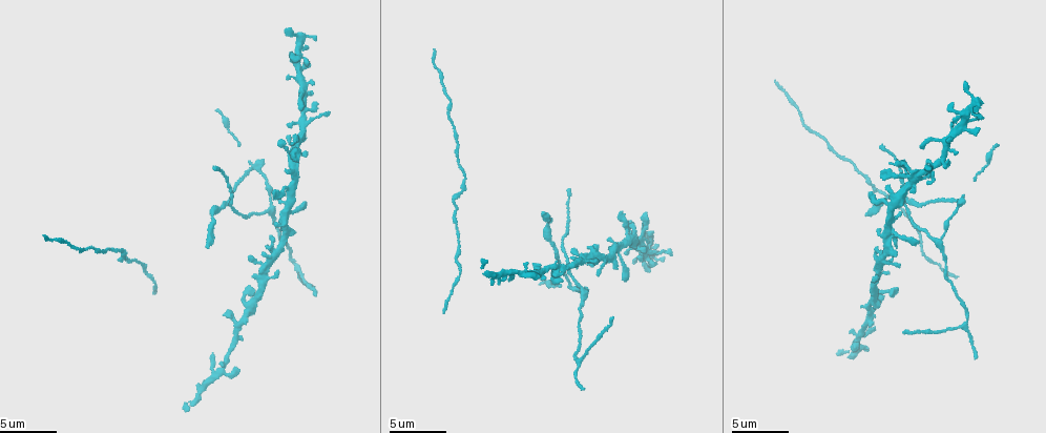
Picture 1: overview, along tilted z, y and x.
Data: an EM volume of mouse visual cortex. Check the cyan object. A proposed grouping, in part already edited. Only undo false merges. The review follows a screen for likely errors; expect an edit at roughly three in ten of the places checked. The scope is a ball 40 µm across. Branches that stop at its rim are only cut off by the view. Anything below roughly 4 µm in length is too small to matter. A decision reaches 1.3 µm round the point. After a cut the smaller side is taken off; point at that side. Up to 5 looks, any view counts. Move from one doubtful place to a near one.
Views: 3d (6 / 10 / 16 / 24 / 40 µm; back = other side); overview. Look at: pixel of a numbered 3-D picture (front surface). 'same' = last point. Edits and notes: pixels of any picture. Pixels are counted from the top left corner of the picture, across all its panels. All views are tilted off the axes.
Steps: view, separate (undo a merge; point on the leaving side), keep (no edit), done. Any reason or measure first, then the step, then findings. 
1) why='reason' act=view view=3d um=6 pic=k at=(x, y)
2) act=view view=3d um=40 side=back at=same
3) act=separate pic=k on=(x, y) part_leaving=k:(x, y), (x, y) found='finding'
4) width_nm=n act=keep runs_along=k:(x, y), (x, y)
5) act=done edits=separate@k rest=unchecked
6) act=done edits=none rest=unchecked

act=view view=3d um=6 pic=1 at=(249, 168)

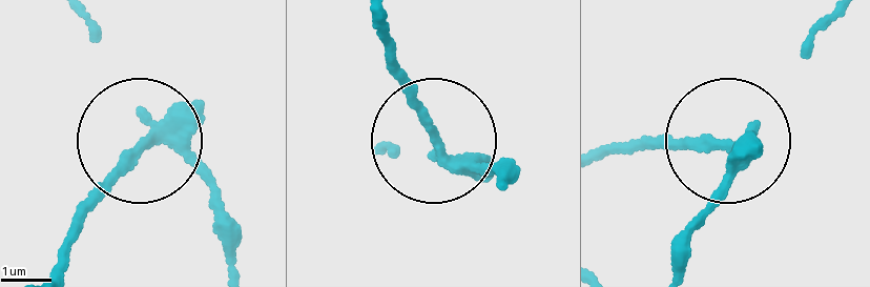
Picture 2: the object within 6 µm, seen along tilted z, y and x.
width_nm=230 act=separate pic=2 on=(118, 166) found='a second cell is stuck on'

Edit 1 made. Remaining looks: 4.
why='three-way junction' act=view view=3d um=10 pic=1 at=(935, 244)

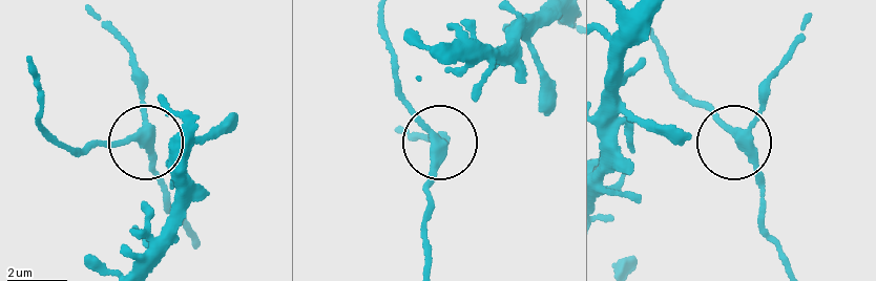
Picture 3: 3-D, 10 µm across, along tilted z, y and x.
act=view view=3d um=10 side=back pic=3 at=(433, 143)

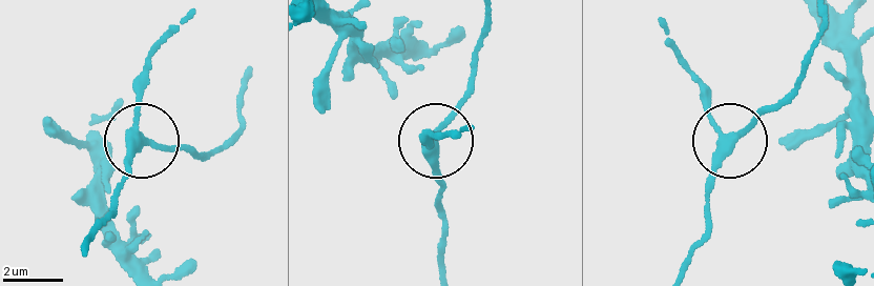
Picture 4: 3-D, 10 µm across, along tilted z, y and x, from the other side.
width_nm=280 act=keep runs_along=4:(693, 75), (726, 145), (705, 205) found='all the same cell'

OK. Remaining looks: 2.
why='a fork' act=view view=3d um=10 pic=1 at=(873, 311)

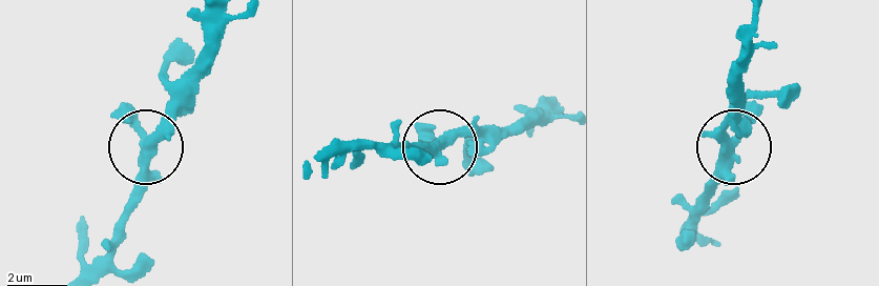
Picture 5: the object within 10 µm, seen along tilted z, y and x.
arms=3 act=keep found='all the same cell'

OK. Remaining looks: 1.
act=done edits=separate@2 rest=unchecked

